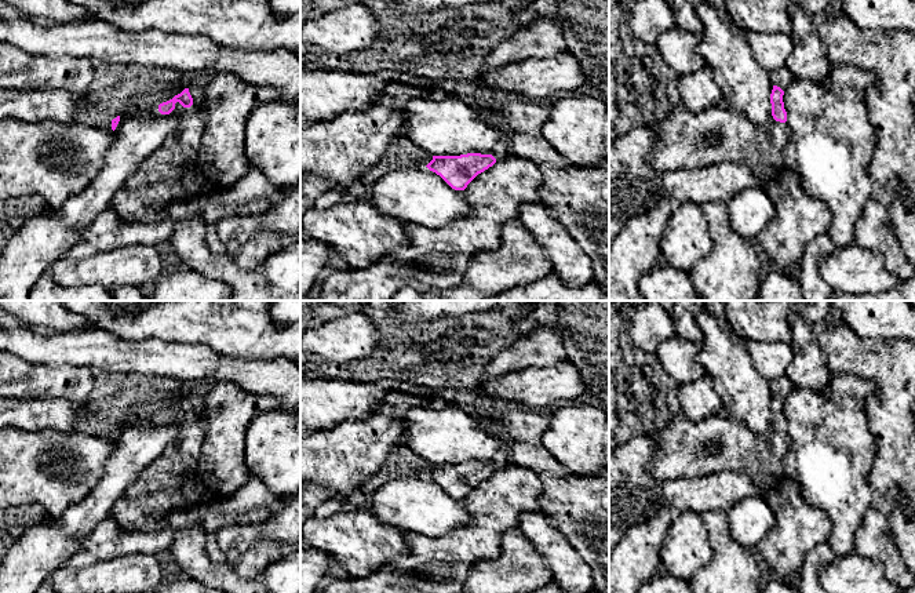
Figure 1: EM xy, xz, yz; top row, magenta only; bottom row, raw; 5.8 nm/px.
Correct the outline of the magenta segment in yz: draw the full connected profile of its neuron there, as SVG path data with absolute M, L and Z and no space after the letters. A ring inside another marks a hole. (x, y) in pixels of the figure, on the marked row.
M773 86L773 119L765 125L752 124L744 113L725 105L700 113L674 108L663 121L650 125L656 142L649 164L663 172L737 163L759 179L772 179L785 168L783 154L790 138L783 95L784 91Z

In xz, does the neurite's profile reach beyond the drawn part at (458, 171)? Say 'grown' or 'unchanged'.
grown

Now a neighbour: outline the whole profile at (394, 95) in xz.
M391 81L375 98L368 110L345 110L333 117L325 117L300 127L300 181L306 174L333 182L338 189L347 189L360 182L383 156L393 139L400 135L405 120L401 108L413 98L456 97L460 92L445 94L437 83L427 86Z

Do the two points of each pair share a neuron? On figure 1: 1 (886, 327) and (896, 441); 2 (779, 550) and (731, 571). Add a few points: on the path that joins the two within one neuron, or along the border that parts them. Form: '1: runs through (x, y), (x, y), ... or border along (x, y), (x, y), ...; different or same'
1: border along (856, 331), (861, 337), (870, 338), (900, 337); different
2: border along (754, 552), (766, 573); different

